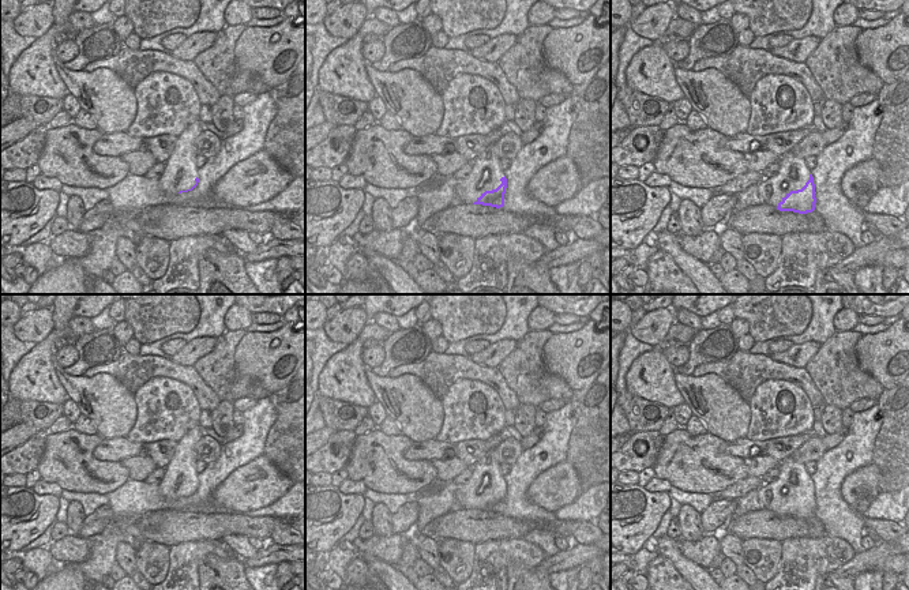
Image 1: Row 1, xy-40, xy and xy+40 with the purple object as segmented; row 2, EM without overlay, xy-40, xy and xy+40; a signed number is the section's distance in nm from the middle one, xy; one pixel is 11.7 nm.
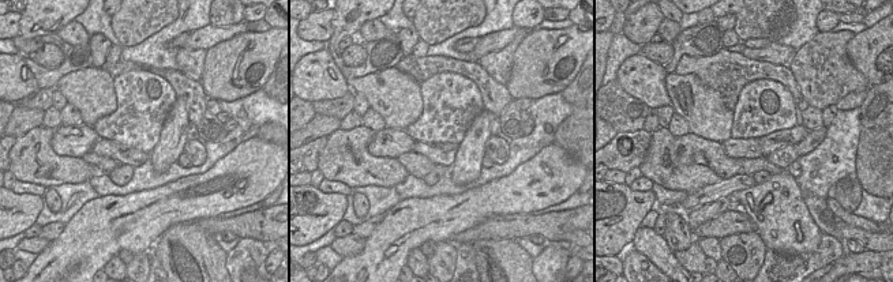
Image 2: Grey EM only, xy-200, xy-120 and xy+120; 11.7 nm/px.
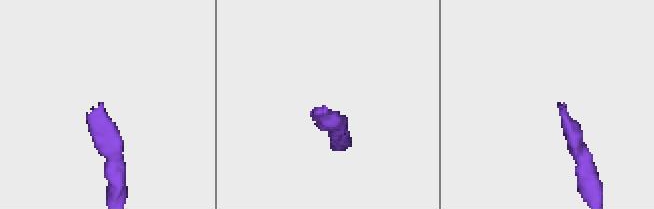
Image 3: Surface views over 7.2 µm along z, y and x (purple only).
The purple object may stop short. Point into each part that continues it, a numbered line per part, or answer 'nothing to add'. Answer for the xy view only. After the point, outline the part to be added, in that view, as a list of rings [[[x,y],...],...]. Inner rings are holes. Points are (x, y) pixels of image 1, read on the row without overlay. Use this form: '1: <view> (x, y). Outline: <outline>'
1: xy (485, 480). Outline: [[[491,450],[472,467],[470,480],[458,485],[455,499],[463,510],[473,510],[485,496],[496,495],[502,489],[502,482],[504,478],[500,465],[493,459]]]

